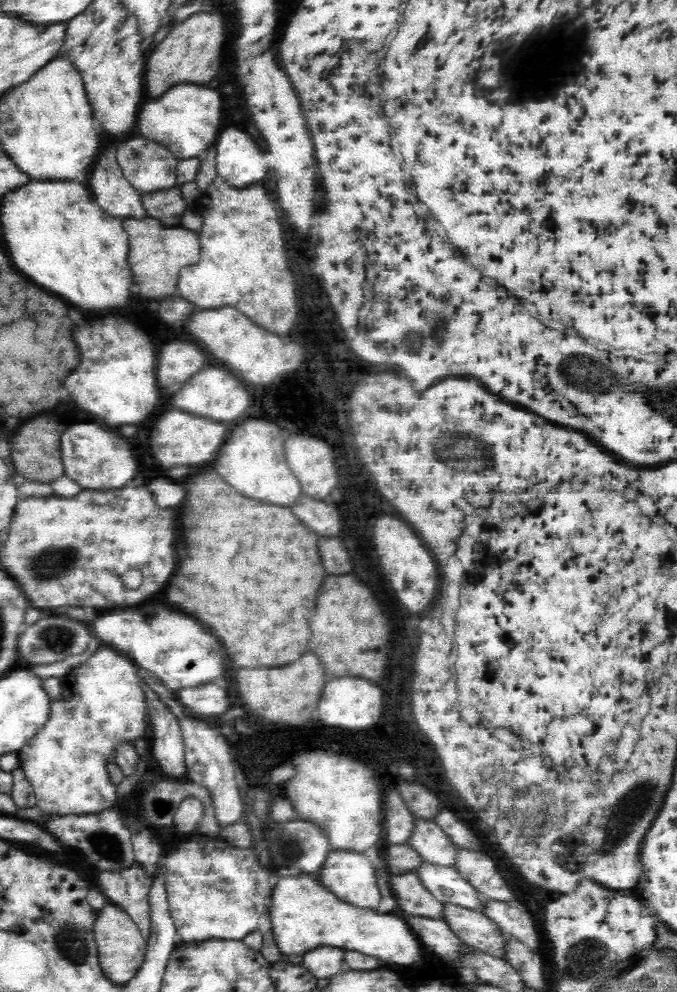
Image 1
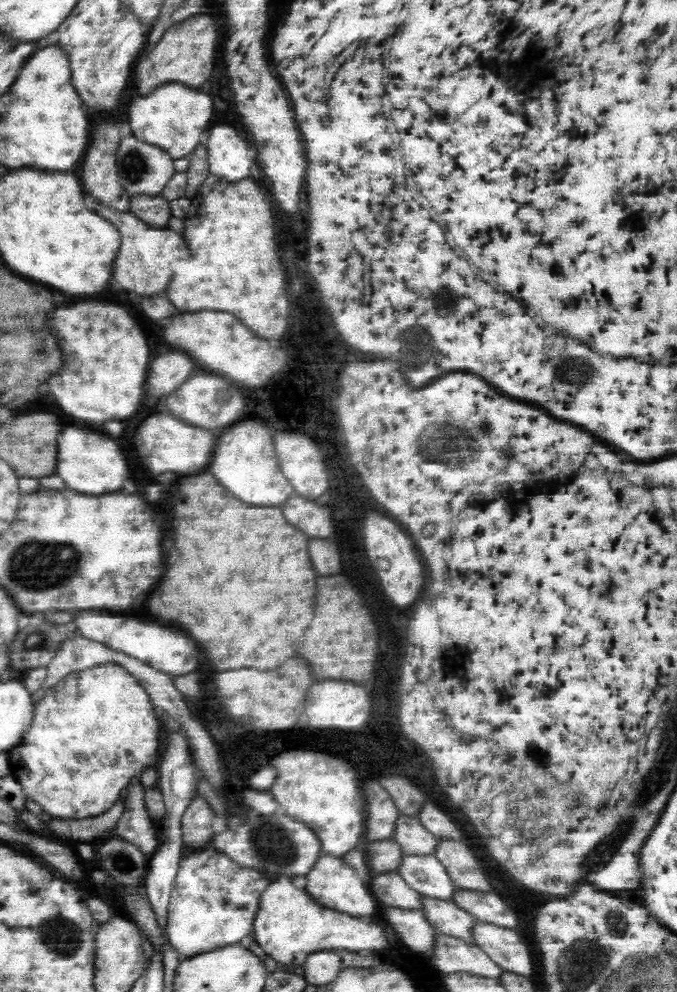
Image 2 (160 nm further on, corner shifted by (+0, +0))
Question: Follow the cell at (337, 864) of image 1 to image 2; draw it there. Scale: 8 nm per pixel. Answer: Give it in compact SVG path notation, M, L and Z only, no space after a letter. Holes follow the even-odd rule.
M322 854L318 856L314 866L306 874L307 894L319 902L324 908L335 909L337 912L354 916L370 916L376 912L378 904L370 889L366 887L363 880L356 876L354 869L341 857Z

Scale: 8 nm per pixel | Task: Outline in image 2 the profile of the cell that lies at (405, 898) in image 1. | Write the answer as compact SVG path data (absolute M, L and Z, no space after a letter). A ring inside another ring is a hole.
M398 871L374 873L366 884L378 904L406 910L421 910L421 896L406 885Z

